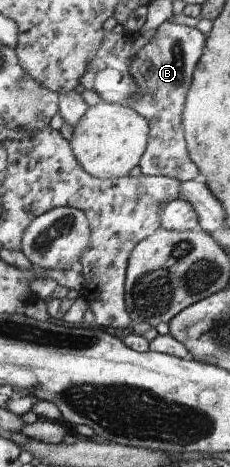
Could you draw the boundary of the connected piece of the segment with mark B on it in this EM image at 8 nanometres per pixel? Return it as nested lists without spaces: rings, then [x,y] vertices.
[[[167,19],[133,61],[132,74],[147,93],[139,103],[129,105],[129,109],[149,120],[151,127],[150,143],[140,164],[145,176],[168,176],[181,182],[200,179],[200,171],[191,160],[186,143],[184,111],[194,72],[206,50],[208,38],[195,26],[189,27]]]

